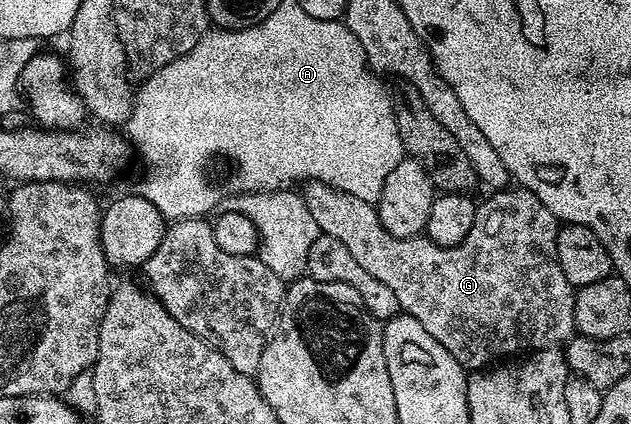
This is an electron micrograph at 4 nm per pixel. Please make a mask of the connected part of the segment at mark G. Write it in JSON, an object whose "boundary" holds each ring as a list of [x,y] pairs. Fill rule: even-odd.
{"boundary":[[[323,182],[305,183],[301,187],[300,193],[303,200],[307,202],[308,209],[312,212],[312,220],[316,220],[321,233],[332,240],[340,240],[340,244],[344,244],[344,248],[348,248],[348,252],[352,252],[356,264],[360,264],[360,268],[364,268],[364,272],[376,276],[376,280],[380,280],[380,284],[384,284],[395,294],[399,311],[404,314],[411,314],[416,320],[420,320],[420,324],[424,324],[424,328],[428,328],[428,332],[432,332],[432,336],[436,340],[440,340],[440,344],[444,344],[444,348],[448,348],[448,352],[452,352],[452,356],[456,356],[456,360],[461,366],[465,366],[467,371],[481,370],[499,360],[506,360],[511,356],[521,355],[523,352],[548,350],[557,347],[559,344],[565,344],[575,337],[574,295],[576,288],[568,280],[568,276],[564,276],[564,268],[560,268],[560,260],[556,252],[556,236],[560,229],[560,223],[556,215],[548,212],[548,208],[544,208],[544,204],[532,191],[521,188],[495,190],[489,196],[486,196],[490,198],[484,199],[483,202],[479,201],[477,203],[478,211],[472,224],[472,232],[468,232],[468,236],[464,236],[464,240],[459,246],[438,246],[432,239],[425,236],[417,238],[392,236],[392,232],[388,232],[380,224],[380,216],[375,203],[360,200],[360,196],[352,196],[348,192],[338,190],[336,187]]]}

